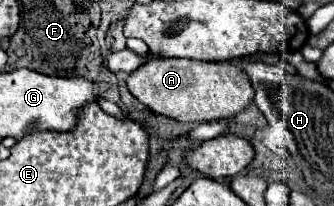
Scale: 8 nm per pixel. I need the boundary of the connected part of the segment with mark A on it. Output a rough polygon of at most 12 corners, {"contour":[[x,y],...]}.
{"contour":[[153,58],[127,78],[155,114],[211,122],[253,100],[237,64]]}

